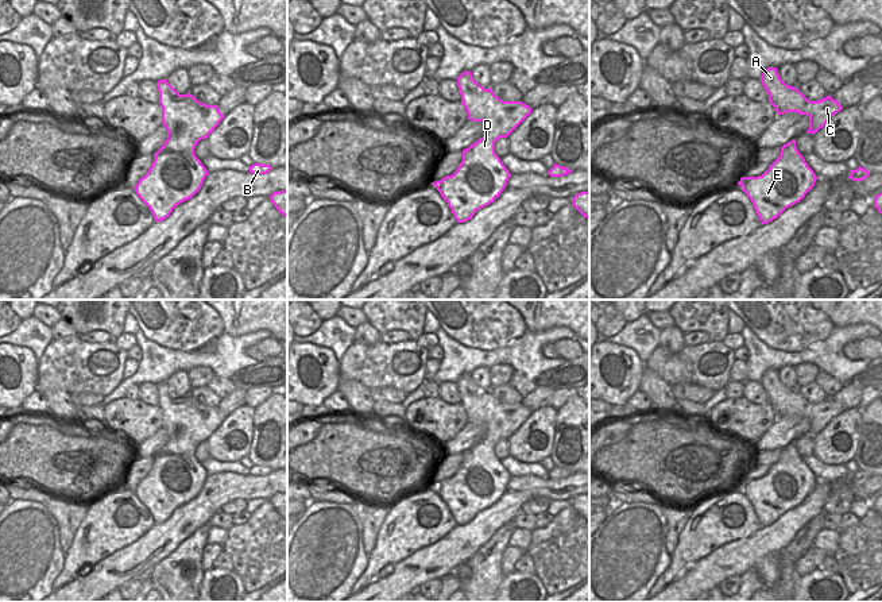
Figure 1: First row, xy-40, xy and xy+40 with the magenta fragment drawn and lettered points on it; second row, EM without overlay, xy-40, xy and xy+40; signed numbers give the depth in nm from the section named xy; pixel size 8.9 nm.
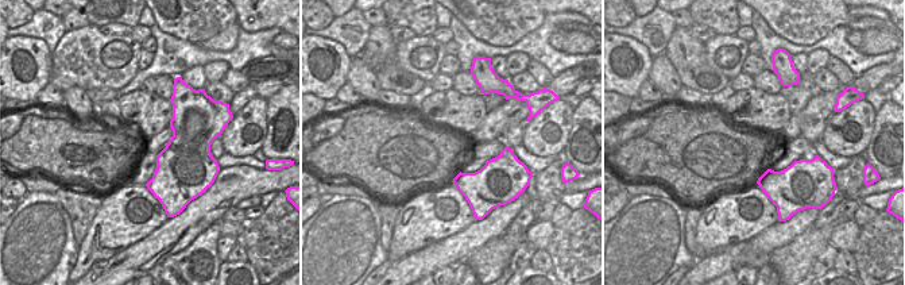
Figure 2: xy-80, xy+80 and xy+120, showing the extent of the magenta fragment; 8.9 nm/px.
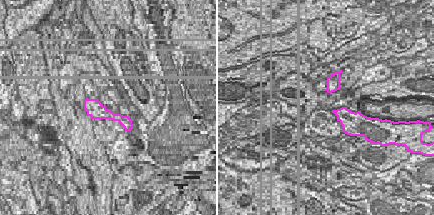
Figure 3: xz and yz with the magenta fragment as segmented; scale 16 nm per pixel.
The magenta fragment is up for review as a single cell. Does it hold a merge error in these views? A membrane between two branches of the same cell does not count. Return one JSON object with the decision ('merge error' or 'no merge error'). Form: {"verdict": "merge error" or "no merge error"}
{"verdict": "no merge error"}

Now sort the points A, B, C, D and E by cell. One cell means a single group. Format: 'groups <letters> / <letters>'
groups A B C D E

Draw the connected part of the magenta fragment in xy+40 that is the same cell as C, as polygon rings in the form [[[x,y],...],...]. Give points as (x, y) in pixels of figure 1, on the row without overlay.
[[[767,370],[761,378],[761,385],[778,417],[797,414],[809,420],[806,435],[812,437],[823,431],[831,418],[843,412],[840,405],[831,398],[819,404],[808,402],[797,390],[786,387],[780,381],[777,370]]]

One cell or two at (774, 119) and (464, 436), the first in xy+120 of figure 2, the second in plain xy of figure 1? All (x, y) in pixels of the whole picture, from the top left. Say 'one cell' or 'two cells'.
two cells

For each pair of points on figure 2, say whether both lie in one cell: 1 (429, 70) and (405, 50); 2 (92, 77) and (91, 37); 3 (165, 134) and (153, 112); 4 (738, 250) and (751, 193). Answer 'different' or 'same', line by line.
1: same
2: same
3: different
4: different

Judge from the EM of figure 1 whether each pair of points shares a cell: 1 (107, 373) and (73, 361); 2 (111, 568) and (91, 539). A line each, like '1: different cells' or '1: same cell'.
1: same cell
2: different cells

